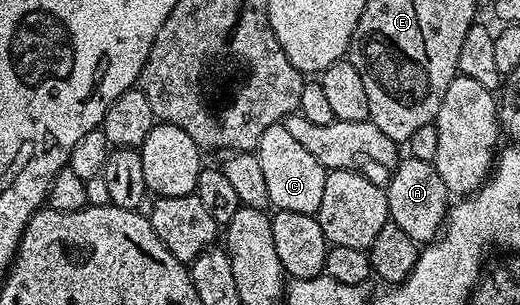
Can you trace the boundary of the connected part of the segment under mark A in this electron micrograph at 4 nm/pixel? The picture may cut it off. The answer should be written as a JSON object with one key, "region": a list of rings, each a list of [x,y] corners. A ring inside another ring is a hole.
{"region":[[[414,156],[402,159],[394,170],[393,177],[389,179],[385,197],[390,221],[399,226],[409,238],[421,246],[437,239],[451,207],[451,194],[430,161]]]}

